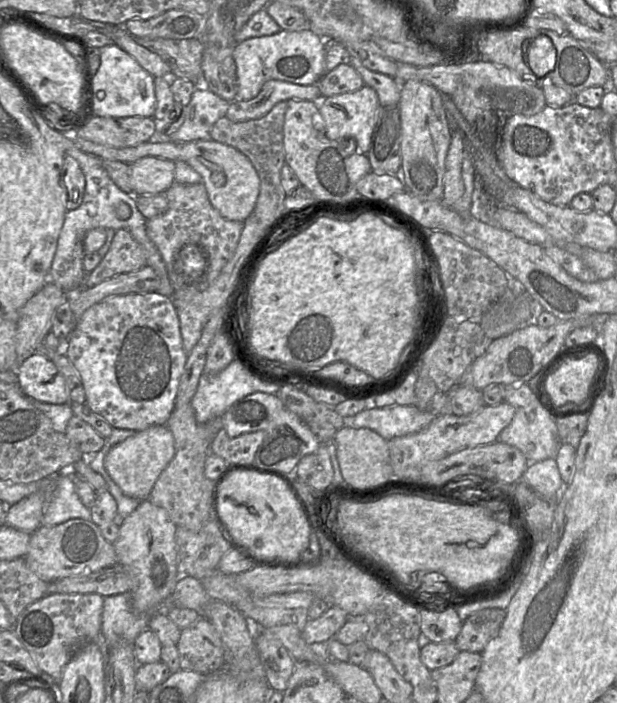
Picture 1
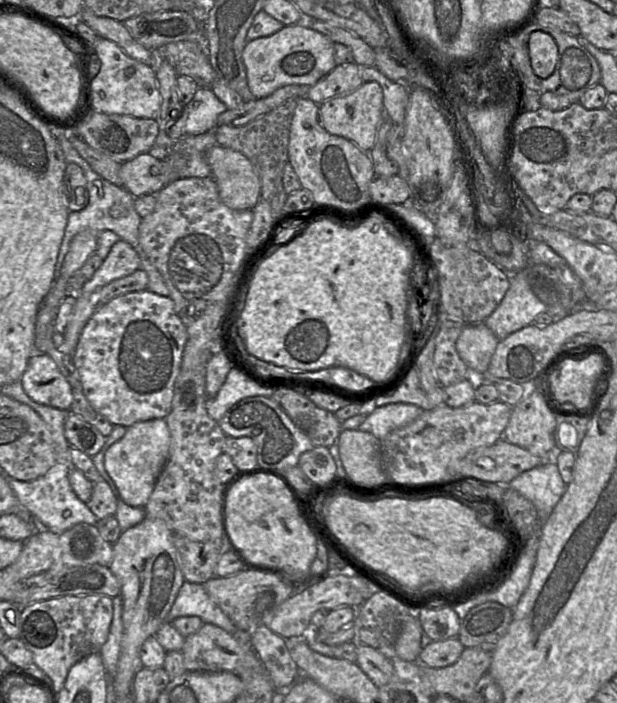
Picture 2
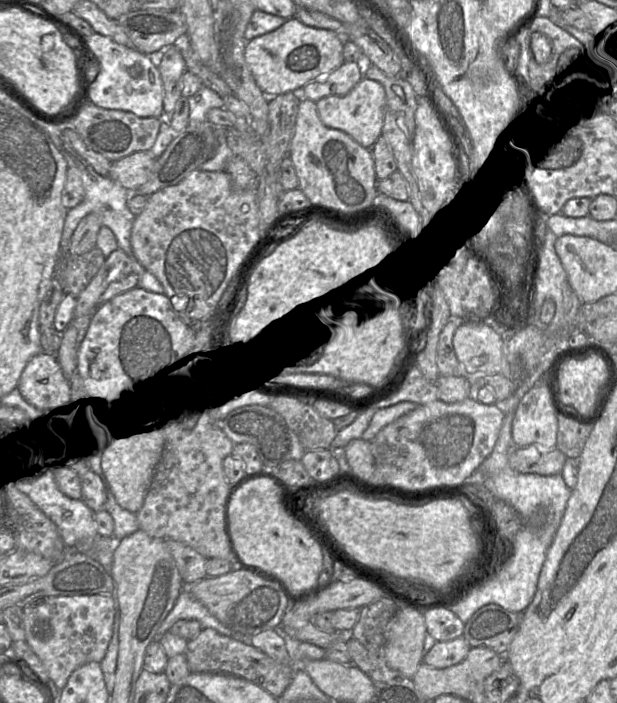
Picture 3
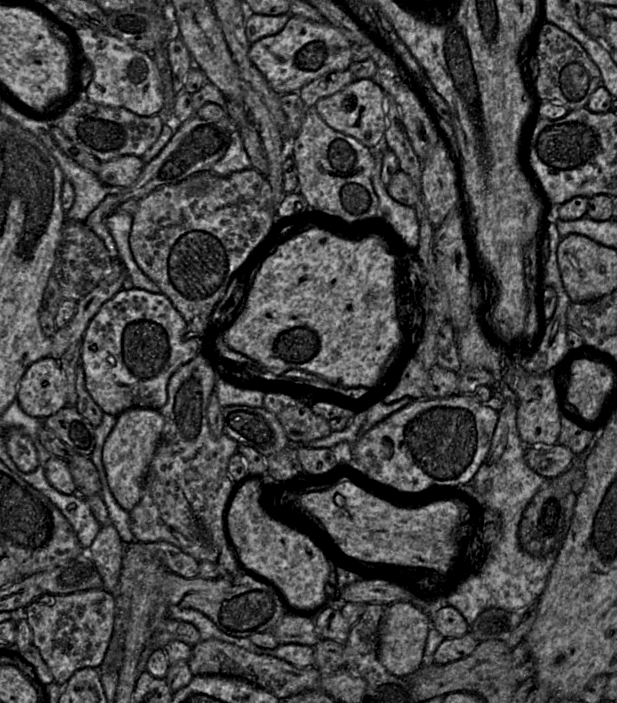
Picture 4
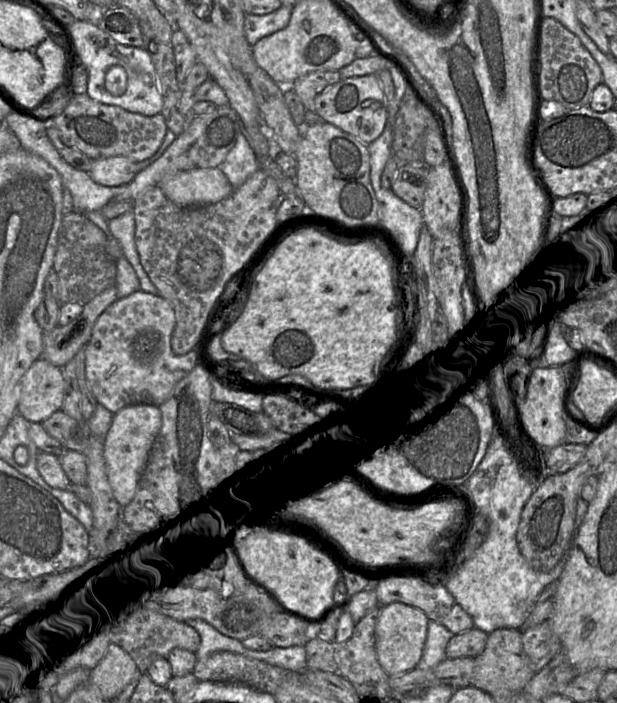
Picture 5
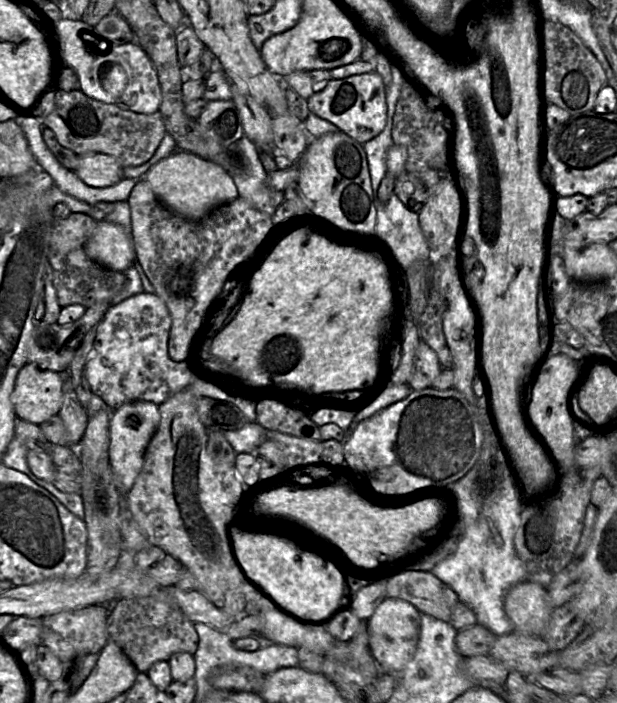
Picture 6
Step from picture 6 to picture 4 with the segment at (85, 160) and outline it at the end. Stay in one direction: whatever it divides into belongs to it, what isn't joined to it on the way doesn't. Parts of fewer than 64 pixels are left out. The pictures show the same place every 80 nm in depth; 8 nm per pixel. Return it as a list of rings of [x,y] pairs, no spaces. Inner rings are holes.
[[[125,155],[102,162],[98,178],[110,186],[129,187],[141,174],[145,166],[141,157]]]

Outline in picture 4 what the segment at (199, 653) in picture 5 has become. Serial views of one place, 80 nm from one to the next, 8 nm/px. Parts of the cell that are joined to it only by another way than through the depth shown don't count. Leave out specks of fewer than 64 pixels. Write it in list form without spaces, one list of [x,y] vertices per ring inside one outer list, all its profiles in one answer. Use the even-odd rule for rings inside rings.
[[[170,608],[166,617],[193,624],[199,630],[201,640],[217,639],[234,644],[244,649],[245,647],[250,647],[251,649],[255,648],[255,645],[249,638],[238,638],[226,634],[220,630],[210,618],[198,610],[187,608]]]

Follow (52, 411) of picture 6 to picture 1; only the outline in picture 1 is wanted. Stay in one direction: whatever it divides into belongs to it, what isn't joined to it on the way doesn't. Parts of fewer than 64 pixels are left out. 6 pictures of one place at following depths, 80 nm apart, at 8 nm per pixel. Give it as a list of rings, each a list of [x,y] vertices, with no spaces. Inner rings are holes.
[[[35,352],[16,369],[18,385],[31,400],[49,404],[69,403],[69,388],[64,376],[46,355]]]

